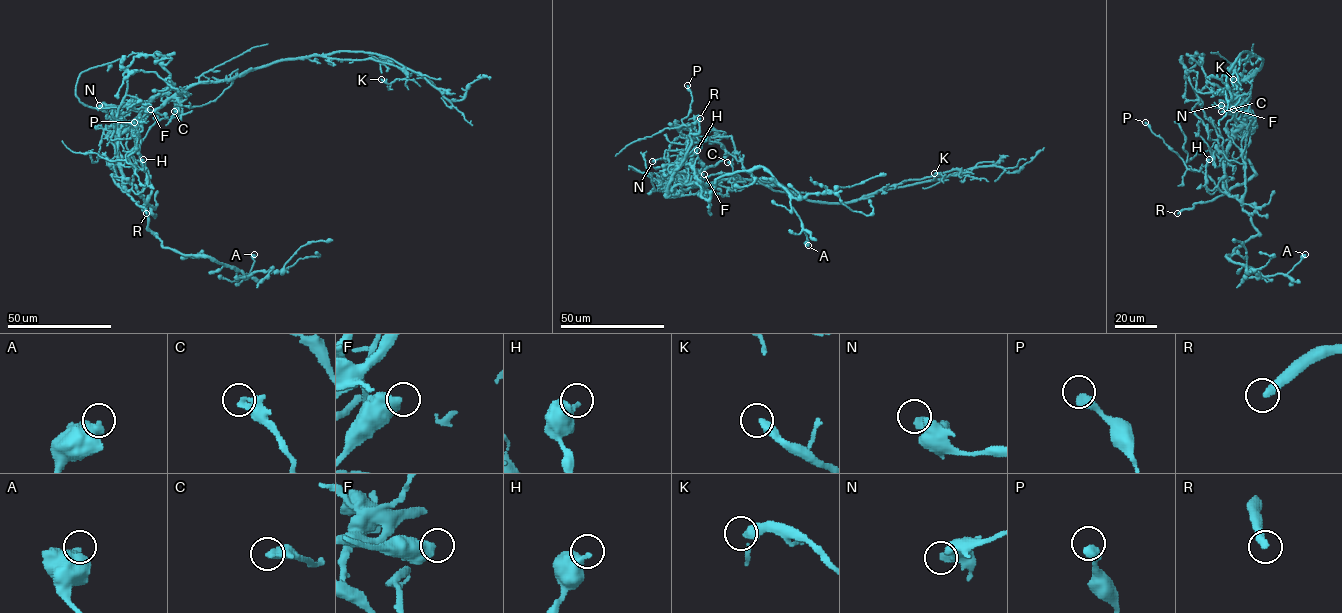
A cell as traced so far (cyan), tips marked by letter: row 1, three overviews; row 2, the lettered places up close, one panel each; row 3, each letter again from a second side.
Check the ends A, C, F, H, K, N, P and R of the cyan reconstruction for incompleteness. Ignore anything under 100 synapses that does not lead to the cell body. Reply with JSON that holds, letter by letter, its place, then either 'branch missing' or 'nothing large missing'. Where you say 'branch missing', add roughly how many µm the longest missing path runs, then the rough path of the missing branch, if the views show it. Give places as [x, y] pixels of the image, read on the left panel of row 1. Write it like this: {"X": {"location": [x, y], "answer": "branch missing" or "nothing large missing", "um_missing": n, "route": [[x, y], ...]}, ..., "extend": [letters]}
{"A": {"location": [254, 254], "answer": "nothing large missing"}, "C": {"location": [174, 111], "answer": "nothing large missing"}, "F": {"location": [150, 109], "answer": "nothing large missing"}, "H": {"location": [143, 159], "answer": "nothing large missing"}, "K": {"location": [381, 79], "answer": "nothing large missing"}, "N": {"location": [99, 105], "answer": "nothing large missing"}, "P": {"location": [134, 122], "answer": "nothing large missing"}, "R": {"location": [146, 213], "answer": "branch missing", "um_missing": 20, "route": [[146, 213], [148, 218], [161, 213]]}, "extend": ["R"]}

